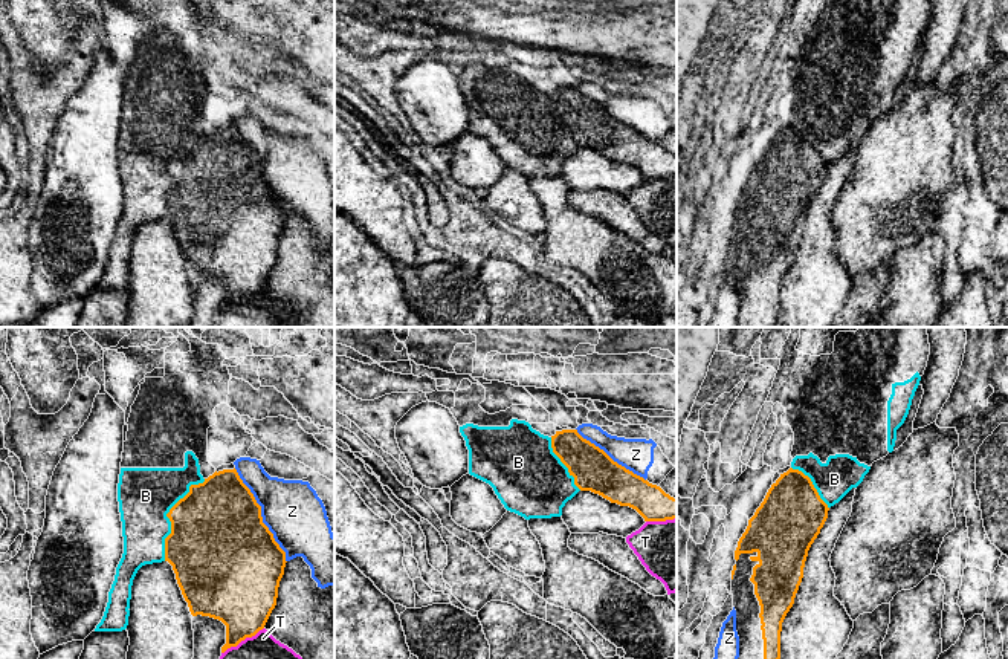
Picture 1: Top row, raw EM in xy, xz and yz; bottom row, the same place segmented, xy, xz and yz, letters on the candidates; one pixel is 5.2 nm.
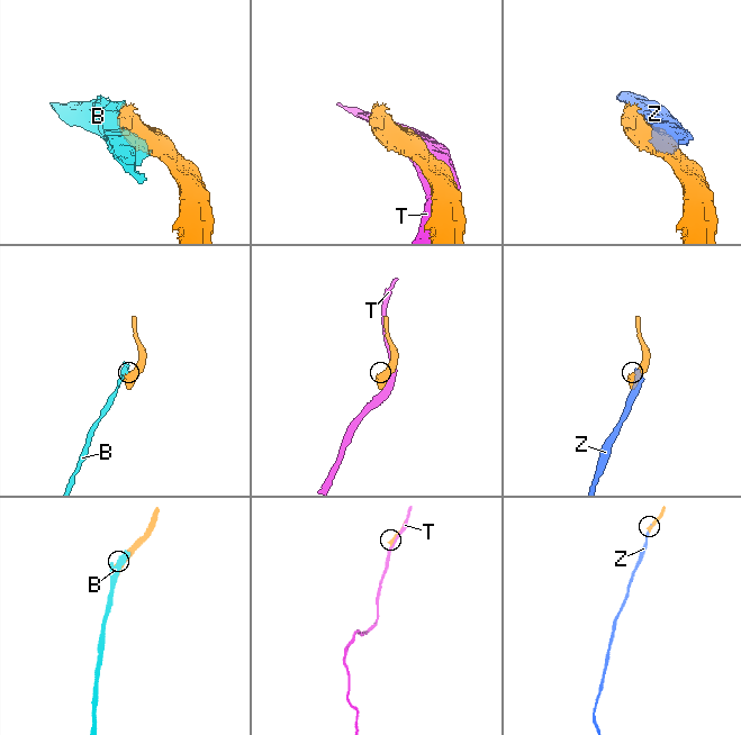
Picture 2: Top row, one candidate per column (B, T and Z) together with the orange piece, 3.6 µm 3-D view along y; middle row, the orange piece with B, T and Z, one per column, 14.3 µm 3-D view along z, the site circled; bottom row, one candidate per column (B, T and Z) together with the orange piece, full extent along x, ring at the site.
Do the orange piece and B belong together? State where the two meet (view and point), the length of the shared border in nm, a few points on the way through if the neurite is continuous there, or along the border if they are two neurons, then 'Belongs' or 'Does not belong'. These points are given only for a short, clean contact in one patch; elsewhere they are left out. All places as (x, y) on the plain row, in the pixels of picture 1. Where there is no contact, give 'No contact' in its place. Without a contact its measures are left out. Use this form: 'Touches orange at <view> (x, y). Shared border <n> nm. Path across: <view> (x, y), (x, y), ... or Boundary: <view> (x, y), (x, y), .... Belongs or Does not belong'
Touches orange at xy (167, 173). Shared border 480 nm. Does not belong

